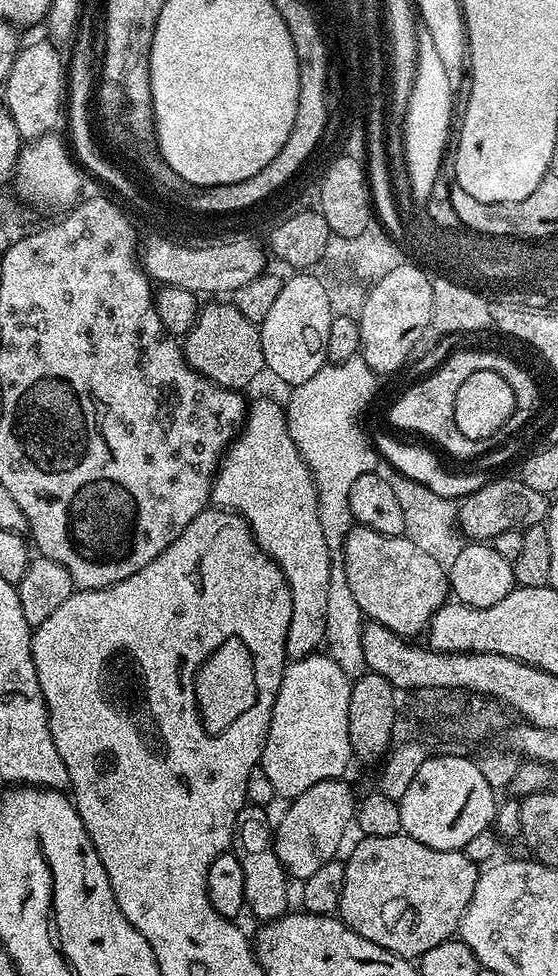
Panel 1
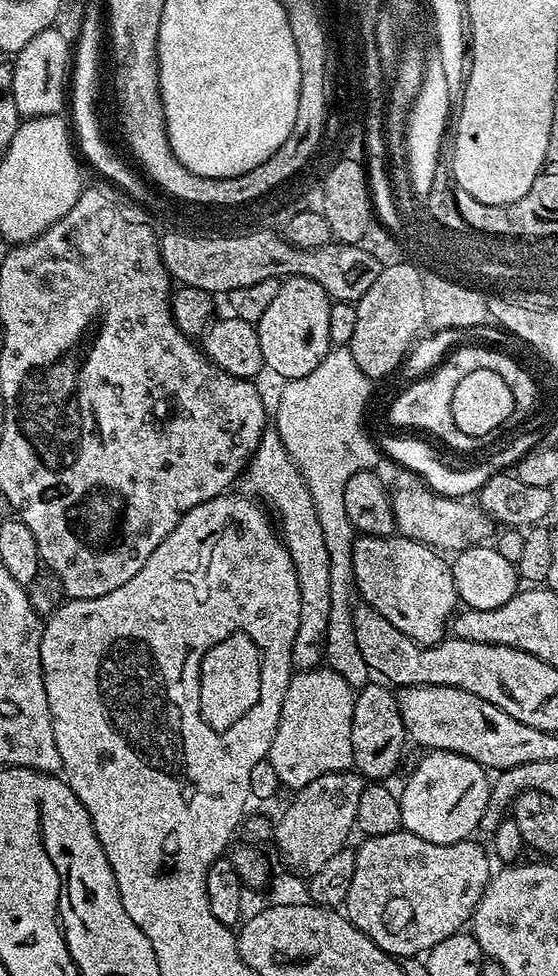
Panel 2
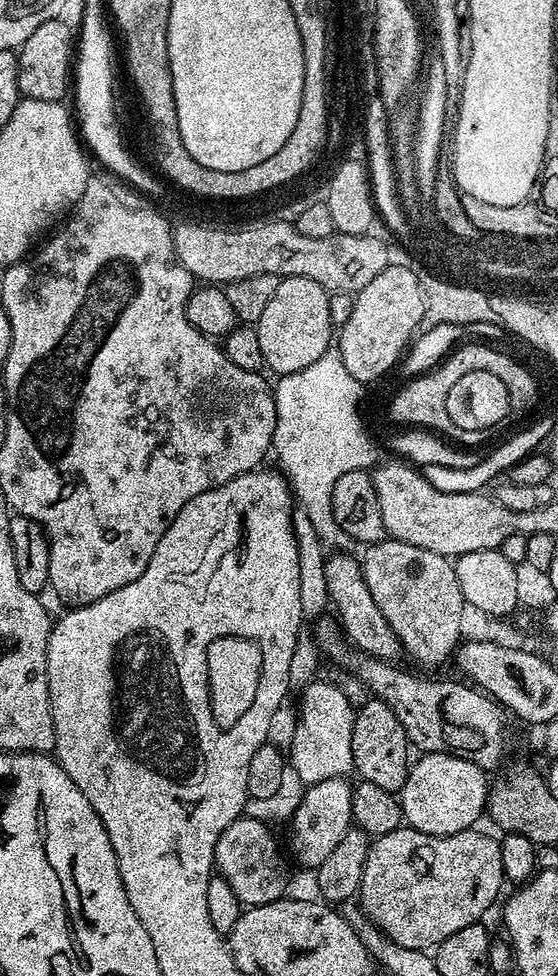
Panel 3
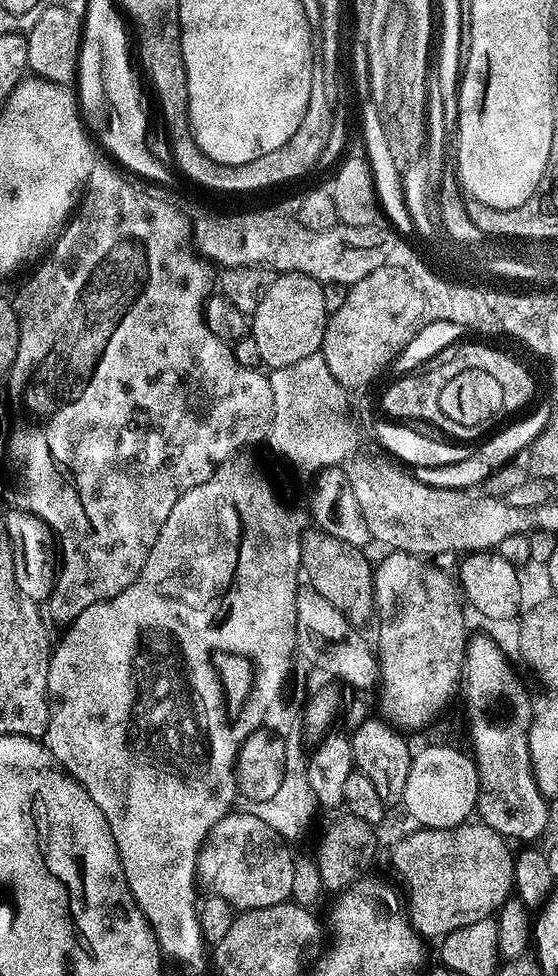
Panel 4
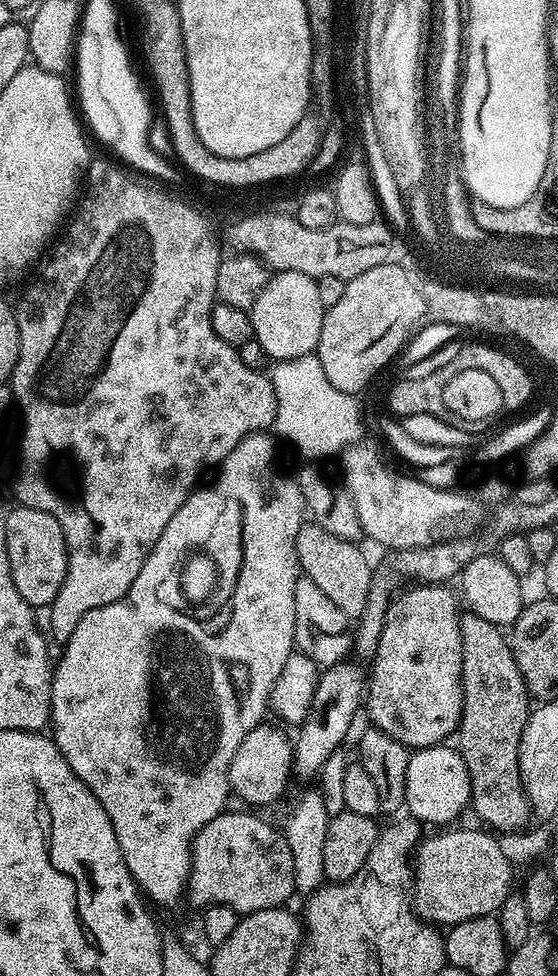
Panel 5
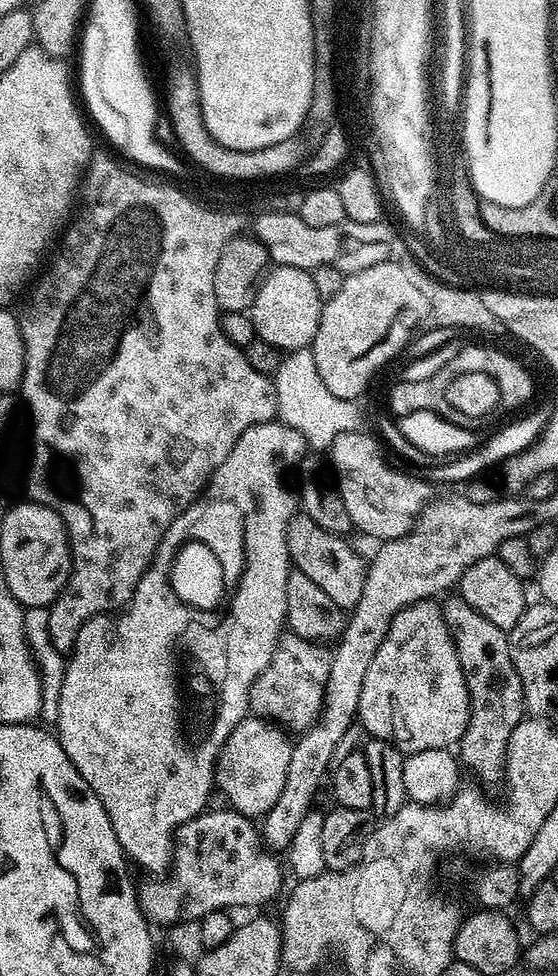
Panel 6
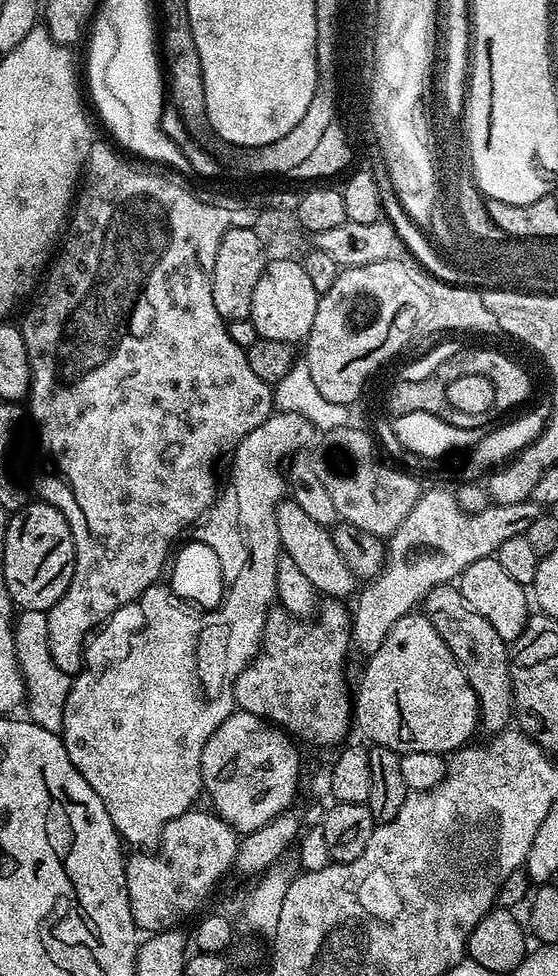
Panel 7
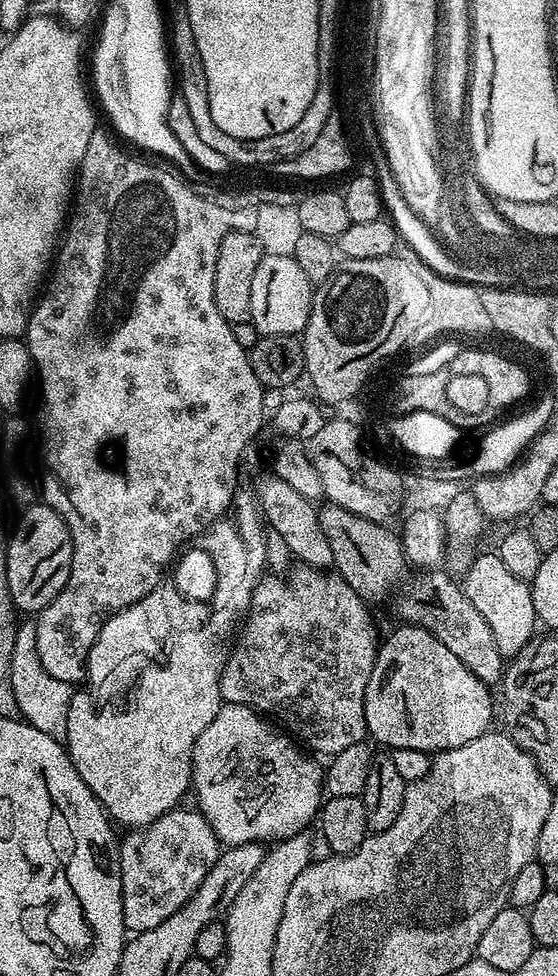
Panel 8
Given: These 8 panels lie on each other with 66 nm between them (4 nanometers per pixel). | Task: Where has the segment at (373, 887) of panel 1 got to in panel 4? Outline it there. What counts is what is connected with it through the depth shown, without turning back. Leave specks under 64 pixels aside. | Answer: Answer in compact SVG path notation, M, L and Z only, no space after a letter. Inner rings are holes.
M465 822L456 828L420 828L409 840L398 841L392 848L392 864L397 874L408 880L406 912L412 929L424 938L442 938L454 930L462 930L462 926L470 926L470 922L495 917L514 892L516 865L514 852L508 847L505 837L479 822Z

